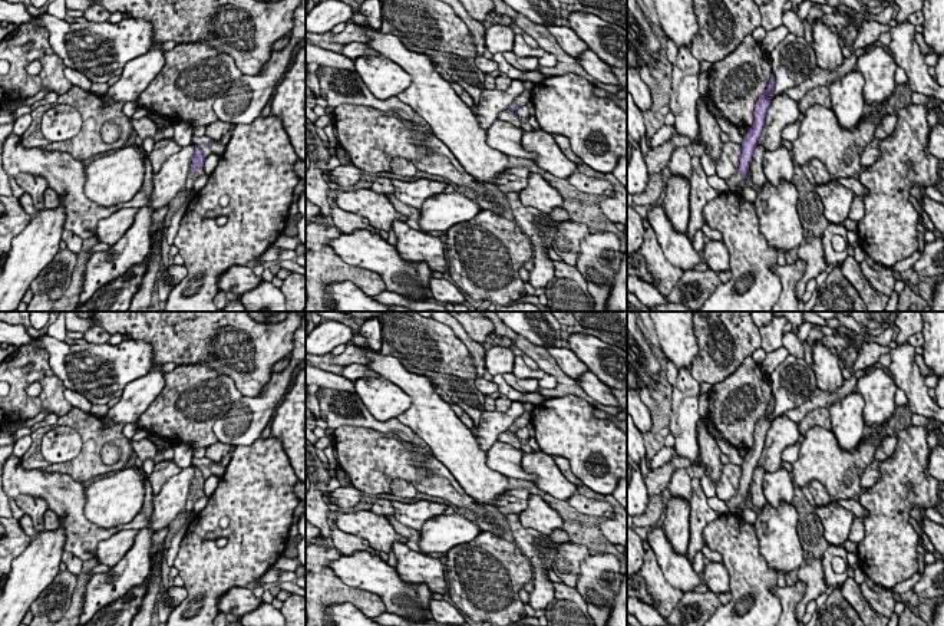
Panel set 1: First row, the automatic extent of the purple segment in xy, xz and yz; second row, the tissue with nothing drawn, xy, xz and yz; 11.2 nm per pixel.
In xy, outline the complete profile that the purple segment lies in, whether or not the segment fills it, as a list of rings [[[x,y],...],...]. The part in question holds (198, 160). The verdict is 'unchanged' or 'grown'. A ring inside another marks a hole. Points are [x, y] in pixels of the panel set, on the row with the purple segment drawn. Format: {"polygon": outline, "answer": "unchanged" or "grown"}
{"polygon": [[[195,145],[195,155],[191,164],[191,169],[189,169],[189,175],[188,175],[188,181],[185,184],[185,194],[187,194],[187,200],[194,194],[194,182],[197,178],[199,178],[201,175],[205,175],[205,169],[202,168],[205,162],[205,156],[204,152],[199,146]]], "answer": "grown"}

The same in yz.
{"polygon": [[[772,72],[768,89],[756,101],[756,106],[755,106],[755,112],[753,112],[753,116],[755,116],[753,126],[747,128],[747,132],[743,136],[742,155],[739,158],[739,169],[736,171],[736,174],[733,177],[726,179],[729,192],[733,192],[733,194],[740,192],[737,190],[737,185],[742,182],[743,178],[747,177],[753,149],[756,148],[756,144],[757,144],[762,129],[765,126],[766,112],[772,103],[772,99],[769,96],[773,92],[775,92],[775,75]]], "answer": "grown"}

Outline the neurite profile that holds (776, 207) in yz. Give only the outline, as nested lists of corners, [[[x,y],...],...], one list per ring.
[[[766,181],[757,192],[755,208],[759,231],[769,247],[790,251],[805,243],[798,214],[798,188],[793,182],[782,181],[775,187]]]

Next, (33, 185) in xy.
[[[22,172],[16,177],[17,185],[32,197],[33,207],[36,210],[43,210],[43,195],[44,190],[49,188],[49,184],[43,177],[34,177],[26,172]]]

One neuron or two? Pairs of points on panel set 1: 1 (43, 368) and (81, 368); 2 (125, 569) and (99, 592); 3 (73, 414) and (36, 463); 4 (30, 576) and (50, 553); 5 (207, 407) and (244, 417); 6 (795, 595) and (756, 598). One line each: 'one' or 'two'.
1: two
2: one
3: one
4: one
5: two
6: two

